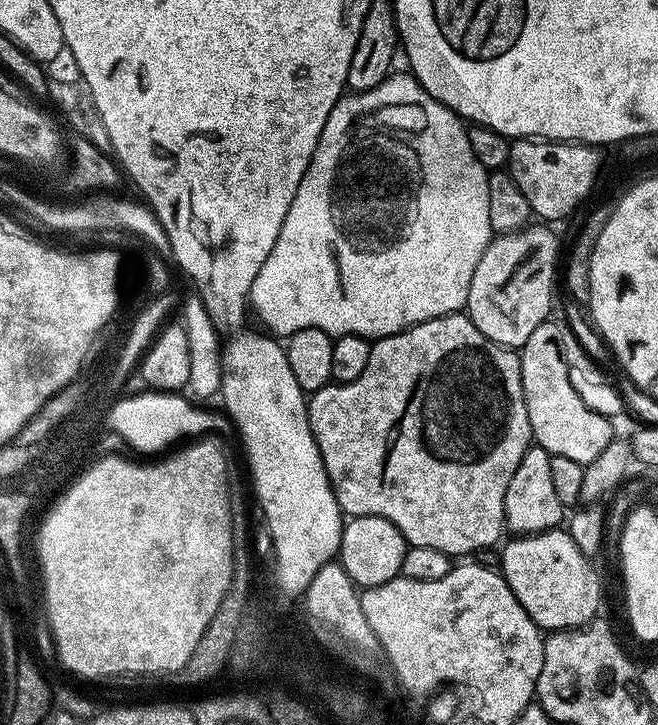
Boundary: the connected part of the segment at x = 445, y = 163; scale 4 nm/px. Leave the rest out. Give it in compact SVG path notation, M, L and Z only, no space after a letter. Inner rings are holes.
M388 75L377 88L341 96L334 110L330 110L330 118L326 118L326 126L318 138L318 146L314 150L310 166L302 182L298 182L298 194L294 194L294 202L290 202L290 210L286 213L286 222L282 222L282 230L278 230L274 250L270 250L270 258L262 262L262 270L258 270L258 278L254 278L252 283L251 311L256 311L261 322L268 326L267 331L277 337L287 338L303 328L317 328L333 338L393 336L413 328L415 324L461 311L467 305L470 278L474 278L474 270L478 270L478 262L482 262L482 254L494 235L490 224L487 190L490 172L474 156L465 121L451 112L445 104L426 94L415 76L396 75Z

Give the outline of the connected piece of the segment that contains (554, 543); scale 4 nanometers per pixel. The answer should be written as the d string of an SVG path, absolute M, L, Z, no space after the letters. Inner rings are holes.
M563 527L549 528L547 532L536 532L532 536L516 536L508 545L503 545L499 571L518 602L530 614L530 618L542 630L560 632L564 628L580 628L597 619L600 608L600 580L591 568L589 557L584 556L574 540Z

